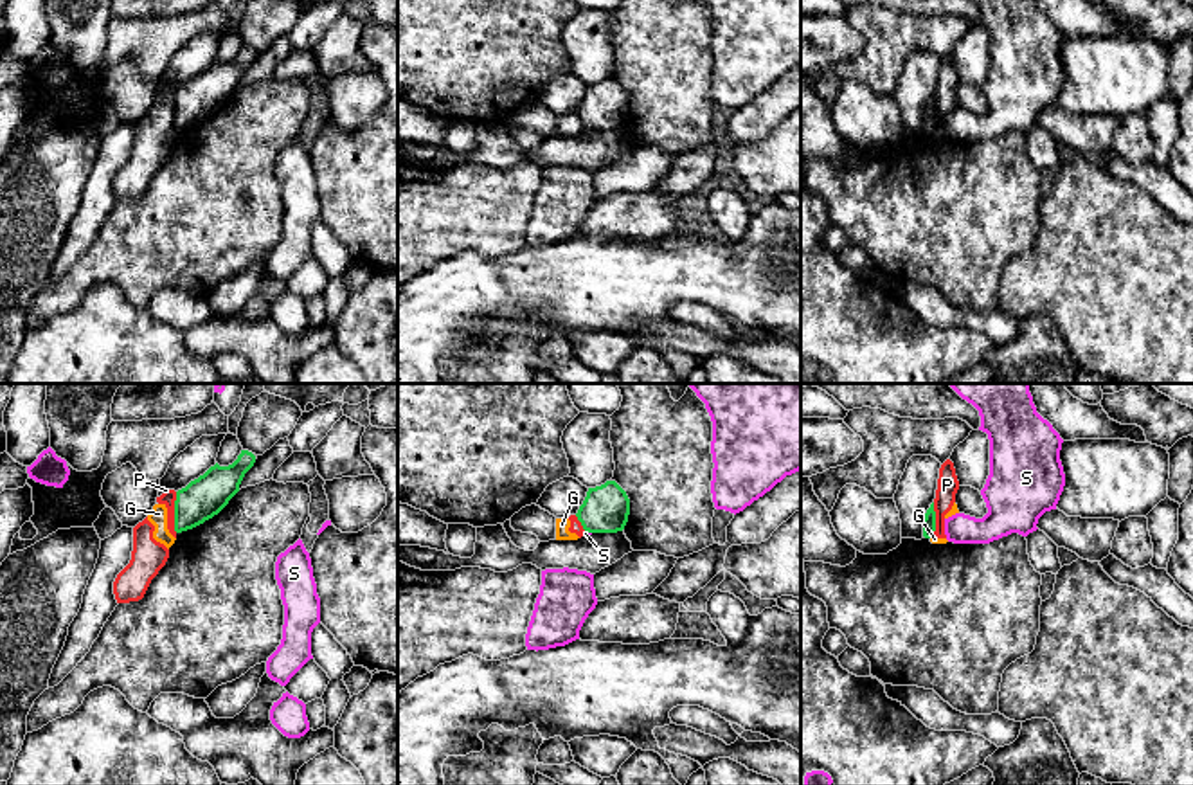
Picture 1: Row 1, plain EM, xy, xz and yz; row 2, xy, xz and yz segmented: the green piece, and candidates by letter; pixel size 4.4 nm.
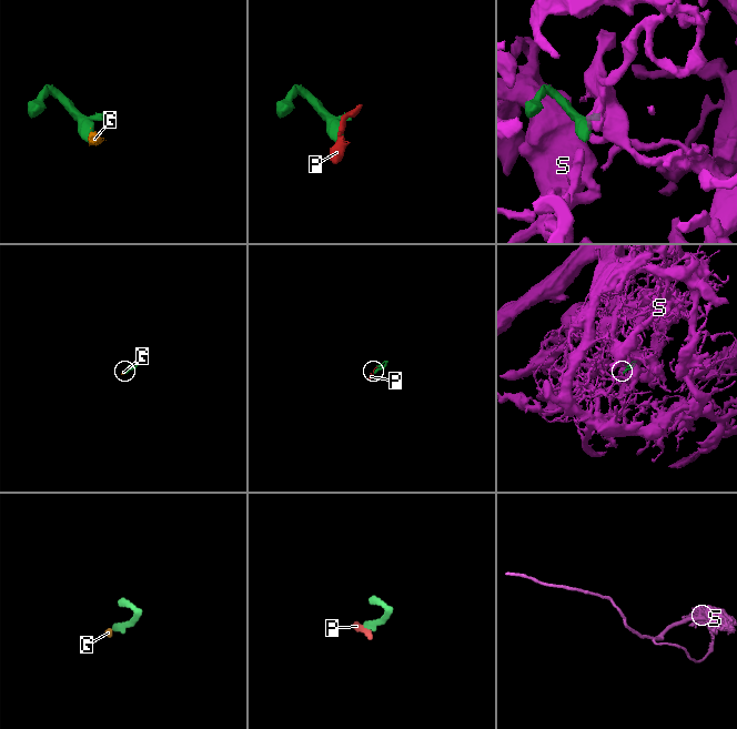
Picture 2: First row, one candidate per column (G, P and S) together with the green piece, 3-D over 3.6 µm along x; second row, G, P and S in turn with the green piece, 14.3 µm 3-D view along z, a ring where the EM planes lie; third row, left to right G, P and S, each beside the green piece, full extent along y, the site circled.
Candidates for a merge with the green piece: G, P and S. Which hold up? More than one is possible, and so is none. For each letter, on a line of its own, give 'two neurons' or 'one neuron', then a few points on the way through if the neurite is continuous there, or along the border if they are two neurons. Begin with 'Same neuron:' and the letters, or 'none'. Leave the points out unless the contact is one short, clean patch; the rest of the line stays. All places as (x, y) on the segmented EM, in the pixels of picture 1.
Same neuron: none
G: two neurons; border yz (932, 533), (929, 537)
P: two neurons; border xy (177, 492), (175, 532)
S: two neurons

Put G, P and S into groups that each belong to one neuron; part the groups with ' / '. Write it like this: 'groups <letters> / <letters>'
groups G P / S

